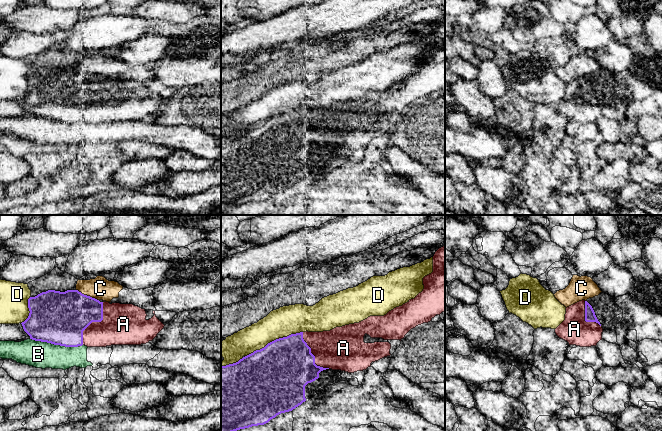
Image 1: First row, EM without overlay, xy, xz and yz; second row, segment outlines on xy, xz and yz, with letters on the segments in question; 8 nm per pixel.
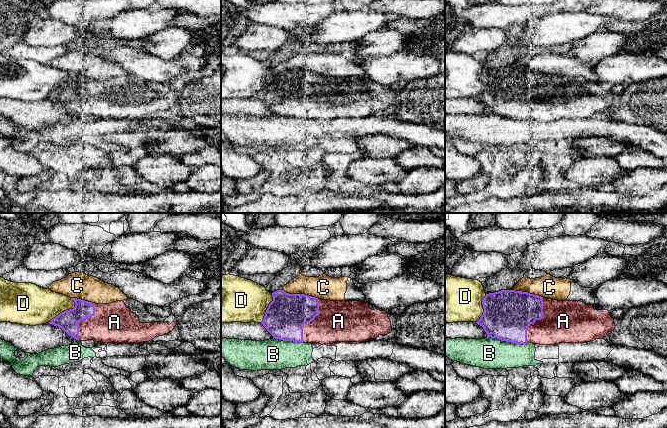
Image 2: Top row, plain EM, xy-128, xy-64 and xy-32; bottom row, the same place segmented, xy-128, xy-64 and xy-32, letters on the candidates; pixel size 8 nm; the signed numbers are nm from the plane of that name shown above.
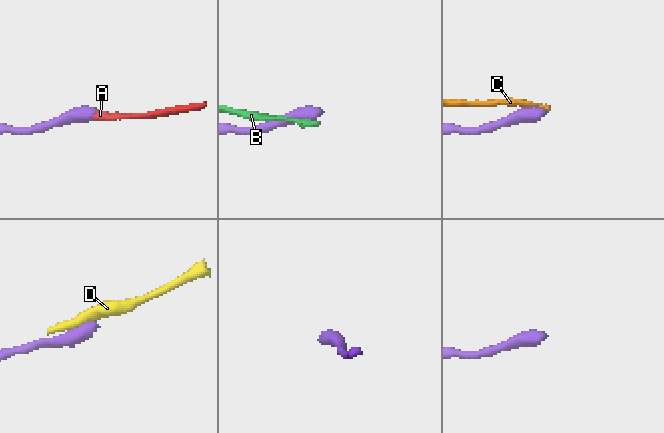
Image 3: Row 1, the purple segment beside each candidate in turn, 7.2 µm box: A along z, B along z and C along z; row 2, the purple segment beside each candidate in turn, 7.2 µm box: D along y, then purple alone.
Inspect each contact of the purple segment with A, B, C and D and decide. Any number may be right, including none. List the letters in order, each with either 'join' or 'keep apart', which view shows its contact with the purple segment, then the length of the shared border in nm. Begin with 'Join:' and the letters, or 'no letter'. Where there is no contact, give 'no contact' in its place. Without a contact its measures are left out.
Join: A
A: join; meets purple in xy; contact 380 nm long
B: keep apart; meets purple in xy; contact 400 nm long
C: keep apart; meets purple in xy; contact 200 nm long
D: keep apart; meets purple in xz; contact 500 nm long

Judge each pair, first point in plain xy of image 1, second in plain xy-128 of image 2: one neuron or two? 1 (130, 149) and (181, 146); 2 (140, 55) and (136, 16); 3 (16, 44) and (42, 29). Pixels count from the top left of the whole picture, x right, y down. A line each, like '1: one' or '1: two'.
1: one
2: two
3: one

